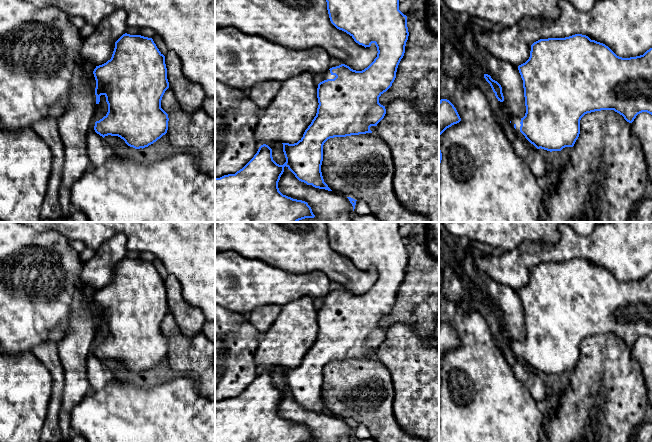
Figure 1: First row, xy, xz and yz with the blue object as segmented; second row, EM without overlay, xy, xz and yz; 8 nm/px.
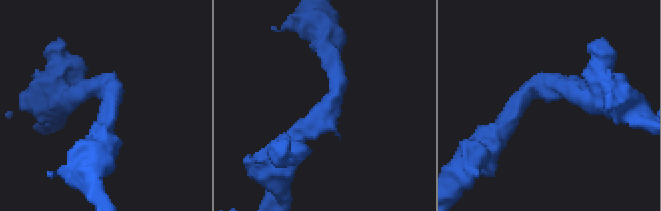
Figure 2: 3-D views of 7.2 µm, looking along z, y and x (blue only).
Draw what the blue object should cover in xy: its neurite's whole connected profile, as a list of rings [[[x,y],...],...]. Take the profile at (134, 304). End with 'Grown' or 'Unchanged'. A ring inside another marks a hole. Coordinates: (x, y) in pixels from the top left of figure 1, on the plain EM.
[[[123,258],[116,266],[110,284],[96,290],[96,328],[100,320],[106,321],[107,338],[95,346],[94,354],[102,360],[118,360],[135,373],[145,372],[156,366],[168,354],[168,338],[161,332],[161,324],[169,312],[165,280],[152,262]]]. Unchanged

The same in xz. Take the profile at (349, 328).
[[[326,222],[327,234],[331,247],[339,254],[349,258],[356,267],[370,271],[374,267],[377,271],[377,281],[364,294],[356,295],[345,288],[332,291],[324,299],[325,304],[318,308],[317,337],[311,348],[305,354],[303,361],[294,368],[282,367],[286,386],[277,388],[272,381],[272,373],[263,368],[254,381],[235,398],[215,402],[215,442],[314,442],[311,431],[307,426],[283,419],[278,412],[278,406],[286,390],[295,401],[315,412],[332,415],[324,406],[321,389],[323,385],[323,369],[334,361],[346,361],[372,357],[371,350],[377,348],[386,338],[385,330],[379,327],[379,321],[386,316],[396,302],[398,289],[405,277],[405,270],[409,256],[407,240],[399,234],[399,222]]]. Grown

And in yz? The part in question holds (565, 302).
[[[582,258],[540,263],[531,269],[529,283],[518,294],[523,304],[526,337],[523,342],[513,340],[510,347],[537,373],[552,376],[573,371],[580,358],[580,344],[587,337],[614,334],[629,347],[642,336],[652,339],[652,272],[643,279],[622,282],[605,268]]]. Grown

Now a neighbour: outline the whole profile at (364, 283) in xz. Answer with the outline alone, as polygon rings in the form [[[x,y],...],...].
[[[215,222],[215,251],[227,250],[290,273],[321,271],[356,295],[367,292],[378,277],[375,267],[365,272],[331,247],[326,222]]]

